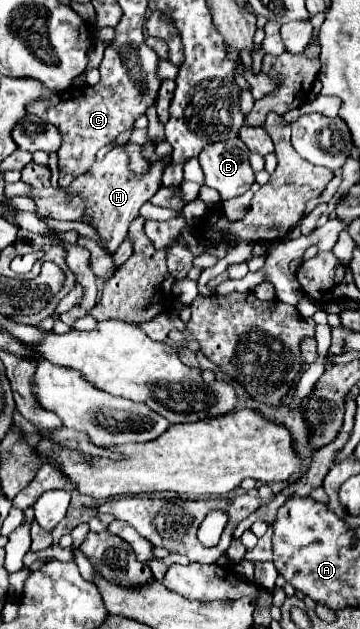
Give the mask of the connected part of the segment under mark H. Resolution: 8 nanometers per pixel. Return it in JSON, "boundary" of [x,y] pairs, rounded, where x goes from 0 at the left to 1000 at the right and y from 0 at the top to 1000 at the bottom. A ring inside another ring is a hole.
{"boundary":[[[319,232],[292,245],[281,258],[264,258],[236,277],[214,280],[181,299],[147,299],[136,267],[94,256],[75,261],[75,267],[64,267],[58,289],[86,296],[86,305],[75,312],[97,321],[103,328],[97,340],[108,347],[236,353],[269,369],[292,397],[314,404],[331,394],[331,388],[347,382],[364,350],[386,343],[386,331],[442,302],[453,270],[458,264],[436,258],[414,264],[414,273],[403,280],[369,280],[358,270],[358,251],[347,238]]]}

